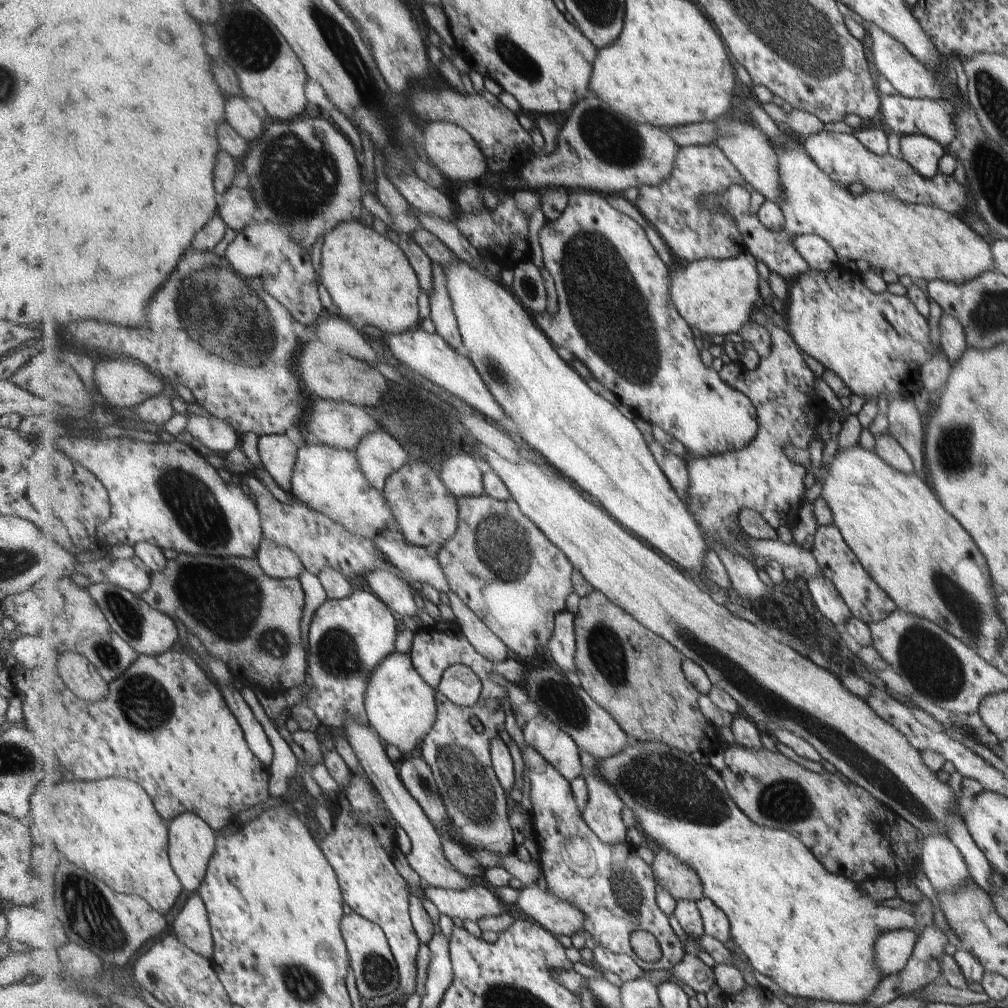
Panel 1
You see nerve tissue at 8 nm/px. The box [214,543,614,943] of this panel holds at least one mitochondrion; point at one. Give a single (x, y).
(465, 779)

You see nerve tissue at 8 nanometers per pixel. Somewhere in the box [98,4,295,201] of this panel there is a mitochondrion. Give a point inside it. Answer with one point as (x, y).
(253, 46)

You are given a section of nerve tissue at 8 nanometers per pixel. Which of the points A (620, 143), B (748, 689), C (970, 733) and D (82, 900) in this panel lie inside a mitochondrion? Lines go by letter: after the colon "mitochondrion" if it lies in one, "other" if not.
A: mitochondrion
B: mitochondrion
C: other
D: mitochondrion

